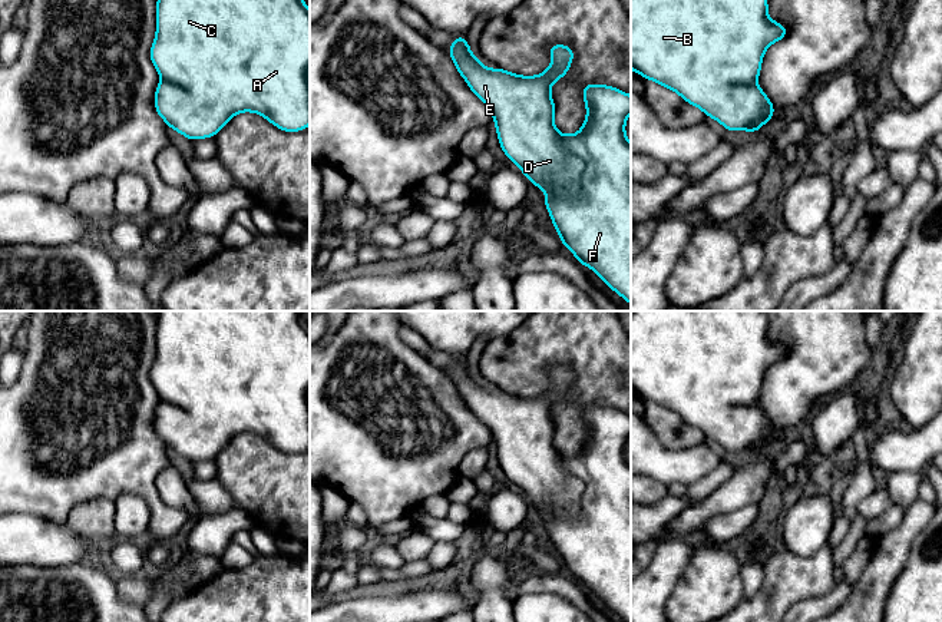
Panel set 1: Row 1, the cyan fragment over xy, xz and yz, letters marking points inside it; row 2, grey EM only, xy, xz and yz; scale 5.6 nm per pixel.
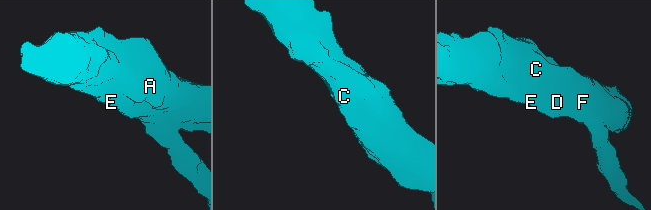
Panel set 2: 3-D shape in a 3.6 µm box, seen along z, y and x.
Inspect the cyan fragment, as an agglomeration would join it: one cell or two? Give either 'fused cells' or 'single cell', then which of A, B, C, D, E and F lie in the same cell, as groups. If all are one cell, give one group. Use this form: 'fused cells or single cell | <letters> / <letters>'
single cell | A B C D E F

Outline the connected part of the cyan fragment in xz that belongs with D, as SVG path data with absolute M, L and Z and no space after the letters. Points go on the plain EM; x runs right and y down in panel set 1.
M453 358L449 377L470 411L490 431L499 466L503 474L516 484L528 502L539 512L548 512L543 525L549 532L562 565L576 578L578 583L589 588L604 603L631 622L631 464L625 457L625 443L631 434L631 417L606 406L582 406L586 439L575 456L562 456L553 447L555 423L551 418L551 406L562 400L574 381L574 371L566 365L552 365L549 375L552 386L538 397L520 397L500 388L487 390L472 375L467 360Z

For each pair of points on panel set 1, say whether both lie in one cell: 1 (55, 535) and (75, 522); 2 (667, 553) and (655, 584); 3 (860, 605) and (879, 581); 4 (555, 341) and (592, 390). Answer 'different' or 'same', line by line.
1: different
2: same
3: same
4: same

